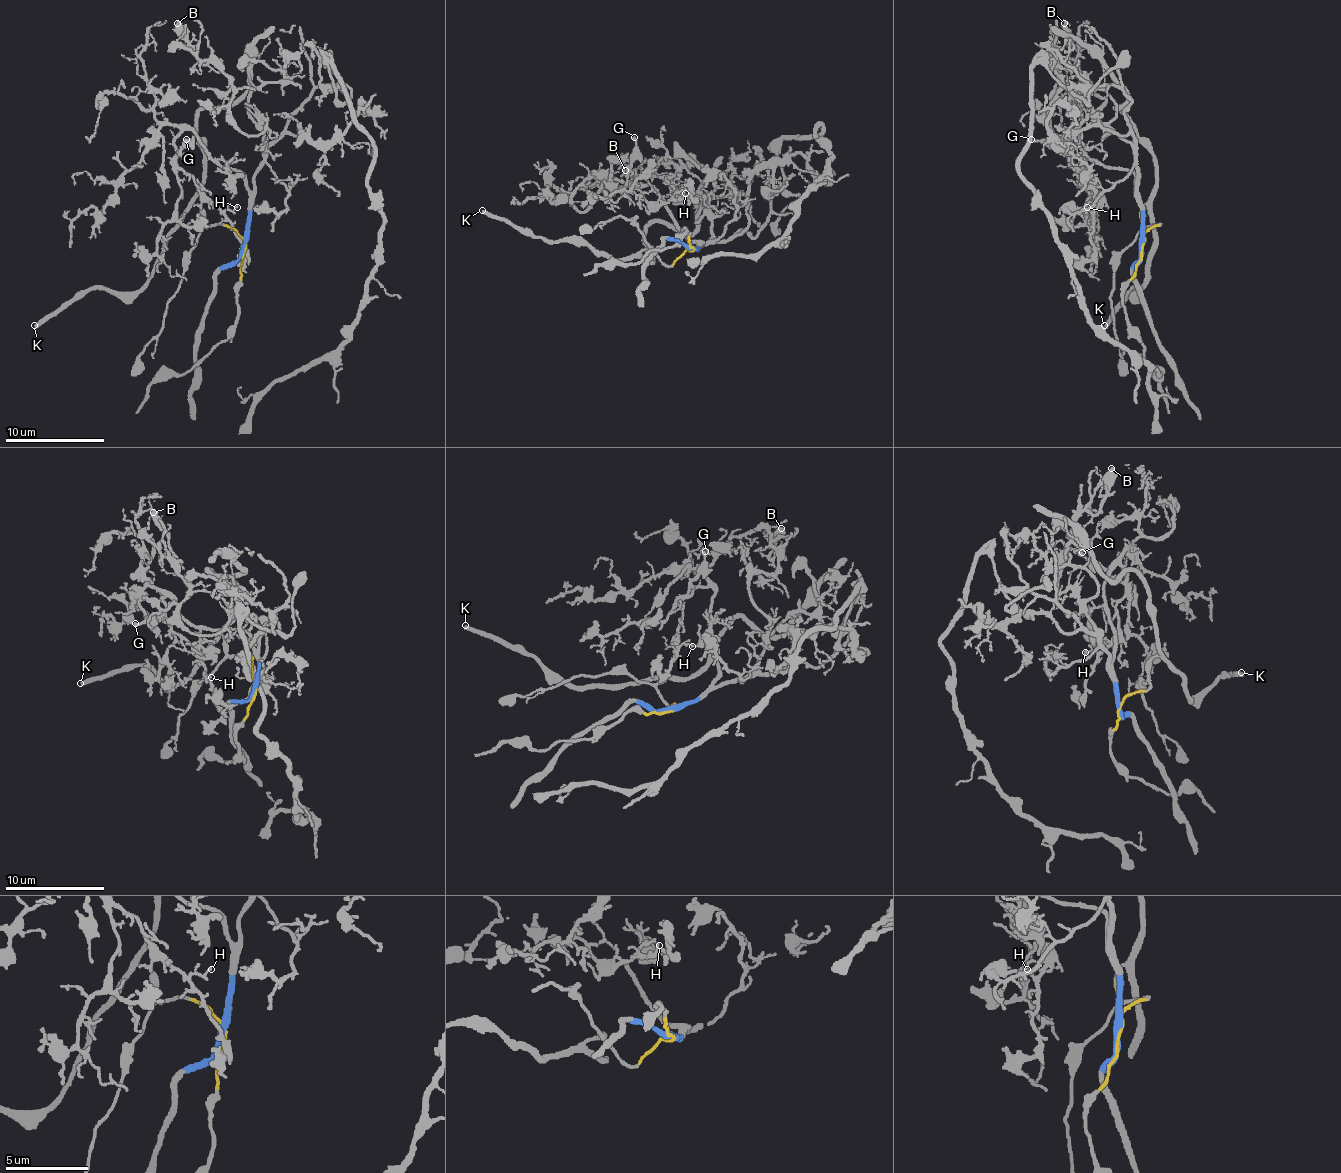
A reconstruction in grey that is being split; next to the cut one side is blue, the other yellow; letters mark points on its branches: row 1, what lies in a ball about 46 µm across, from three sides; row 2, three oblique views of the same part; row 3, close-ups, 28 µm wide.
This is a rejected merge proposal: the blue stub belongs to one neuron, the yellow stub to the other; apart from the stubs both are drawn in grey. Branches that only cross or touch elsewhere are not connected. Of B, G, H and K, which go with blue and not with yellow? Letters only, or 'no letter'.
B, G, H

